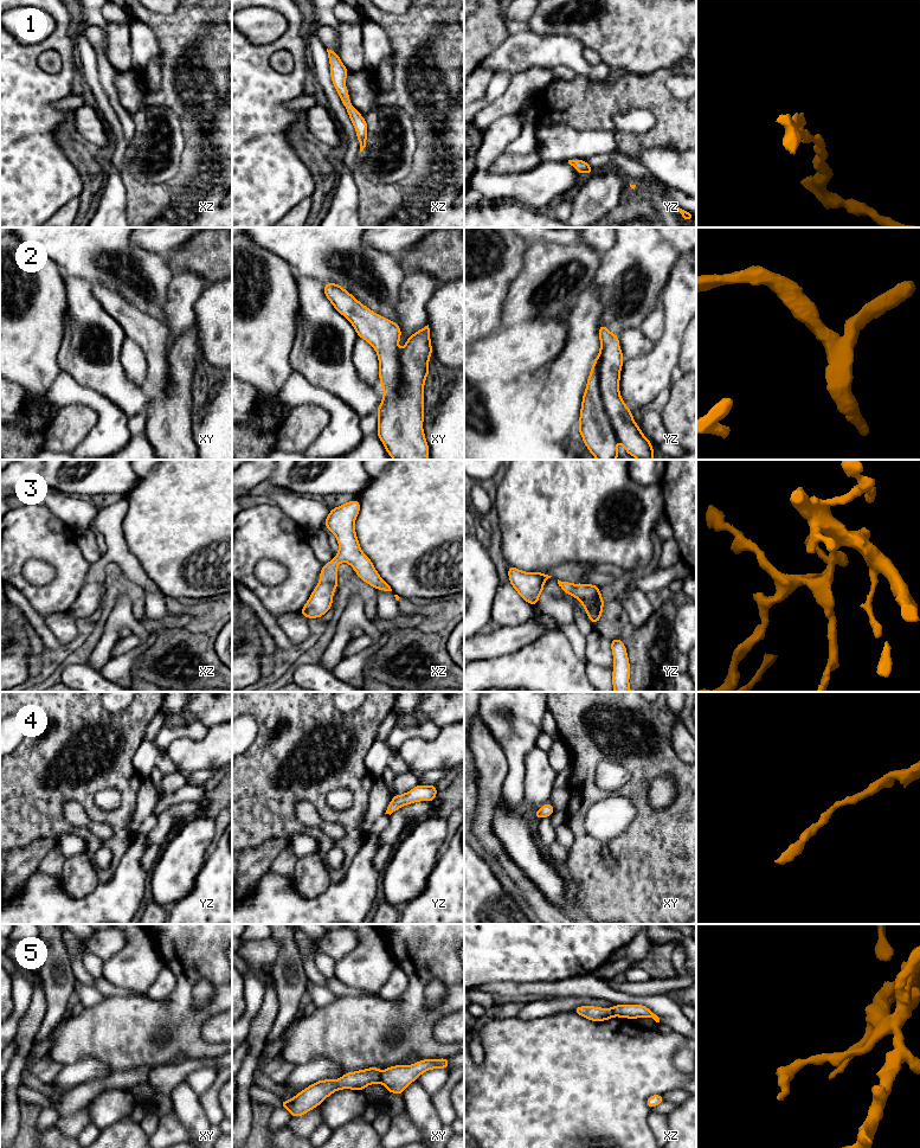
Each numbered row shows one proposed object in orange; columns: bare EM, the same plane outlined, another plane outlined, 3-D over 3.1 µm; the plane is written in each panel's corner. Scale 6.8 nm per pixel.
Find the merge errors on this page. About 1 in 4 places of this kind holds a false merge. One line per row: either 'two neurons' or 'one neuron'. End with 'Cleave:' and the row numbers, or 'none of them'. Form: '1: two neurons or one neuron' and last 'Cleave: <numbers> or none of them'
1: one neuron
2: one neuron
3: one neuron
4: one neuron
5: two neurons
Cleave: 5

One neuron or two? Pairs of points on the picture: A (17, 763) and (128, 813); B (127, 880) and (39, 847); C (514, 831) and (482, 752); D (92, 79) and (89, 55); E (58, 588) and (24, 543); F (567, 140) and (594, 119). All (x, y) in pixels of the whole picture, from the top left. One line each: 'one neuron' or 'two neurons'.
A: one neuron
B: two neurons
C: two neurons
D: one neuron
E: one neuron
F: two neurons

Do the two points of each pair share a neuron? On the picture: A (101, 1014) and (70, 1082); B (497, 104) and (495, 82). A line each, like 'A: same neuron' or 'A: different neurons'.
A: different neurons
B: different neurons

